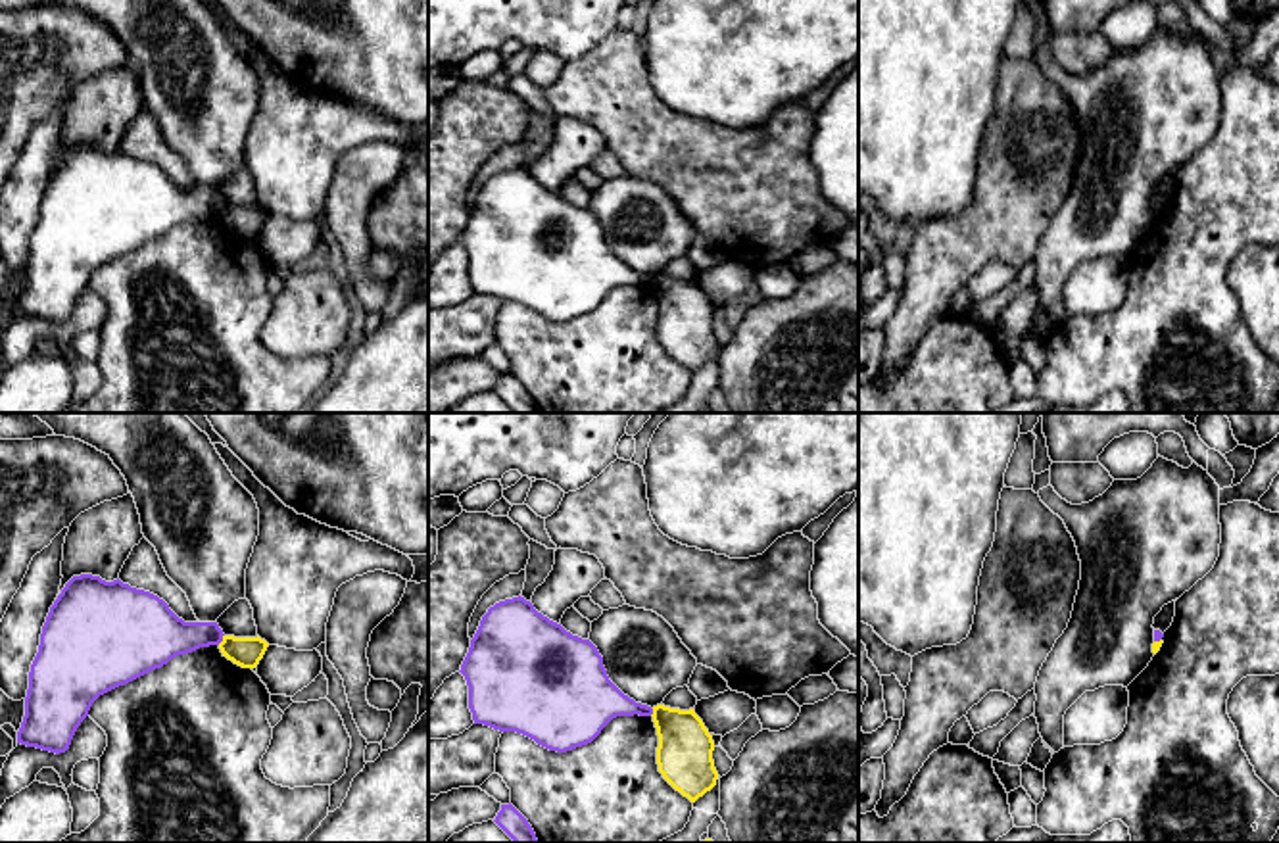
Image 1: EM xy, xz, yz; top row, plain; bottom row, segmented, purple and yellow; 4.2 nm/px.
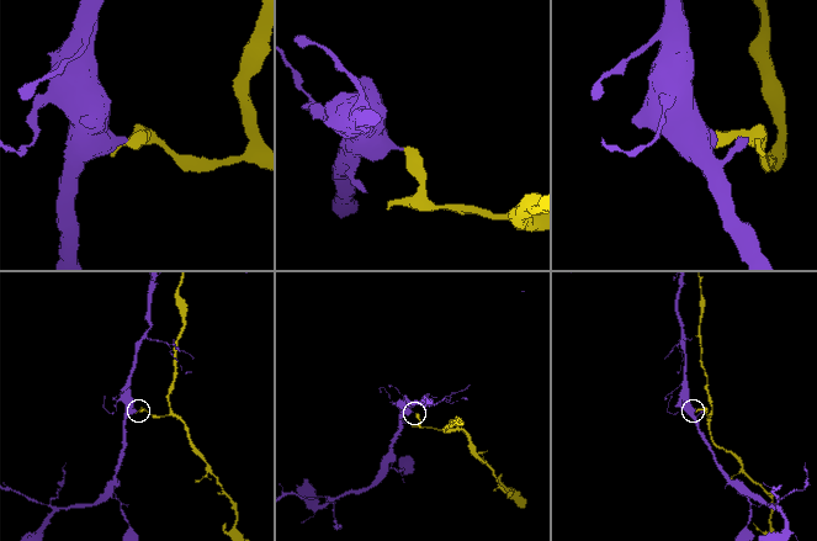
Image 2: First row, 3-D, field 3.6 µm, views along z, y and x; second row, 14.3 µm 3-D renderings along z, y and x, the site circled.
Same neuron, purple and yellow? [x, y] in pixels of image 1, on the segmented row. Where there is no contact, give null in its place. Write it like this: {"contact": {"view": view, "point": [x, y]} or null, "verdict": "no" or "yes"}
{"contact": {"view": "xy", "point": [221, 640]}, "verdict": "no"}

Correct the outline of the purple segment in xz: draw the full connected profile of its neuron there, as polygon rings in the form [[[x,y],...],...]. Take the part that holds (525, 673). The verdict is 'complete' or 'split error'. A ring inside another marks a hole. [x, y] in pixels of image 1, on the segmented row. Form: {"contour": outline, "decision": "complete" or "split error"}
{"contour": [[[520,595],[488,609],[459,672],[469,686],[474,724],[522,734],[557,753],[591,743],[616,716],[653,714],[651,707],[636,703],[609,680],[590,639],[572,636]]], "decision": "complete"}

